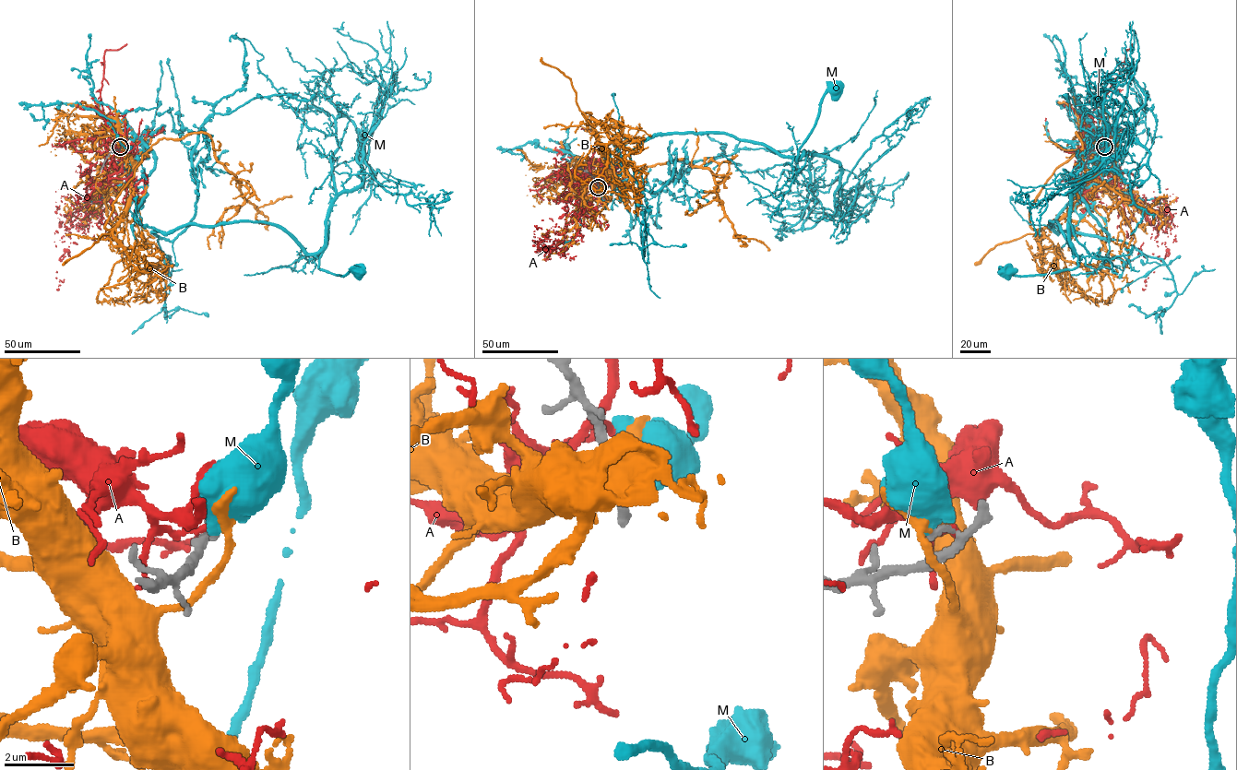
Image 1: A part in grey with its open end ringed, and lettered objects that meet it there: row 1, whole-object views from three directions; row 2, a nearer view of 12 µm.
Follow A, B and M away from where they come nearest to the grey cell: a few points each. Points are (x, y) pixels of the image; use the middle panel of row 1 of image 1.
A: (598, 185), (603, 167), (581, 190), (579, 222), (568, 217), (559, 234), (542, 235), (549, 251), (534, 225)
B: (599, 184), (622, 179), (624, 161), (636, 170), (685, 159), (712, 173), (735, 232), (769, 250)
M: (599, 184), (605, 173), (633, 180), (618, 134), (727, 133), (798, 160), (835, 89)

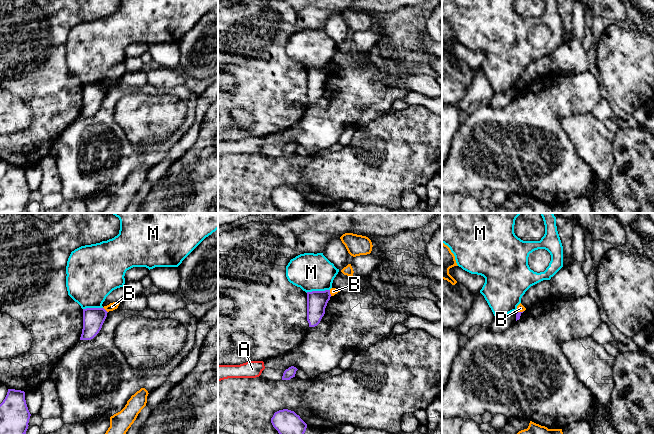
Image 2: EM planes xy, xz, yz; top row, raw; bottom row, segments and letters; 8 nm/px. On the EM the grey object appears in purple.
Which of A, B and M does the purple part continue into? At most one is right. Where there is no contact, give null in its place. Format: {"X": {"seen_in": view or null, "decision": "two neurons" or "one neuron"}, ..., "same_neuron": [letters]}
{"A": {"seen_in": null, "decision": "two neurons"}, "B": {"seen_in": "xy", "decision": "two neurons"}, "M": {"seen_in": "xz", "decision": "two neurons"}, "same_neuron": []}

